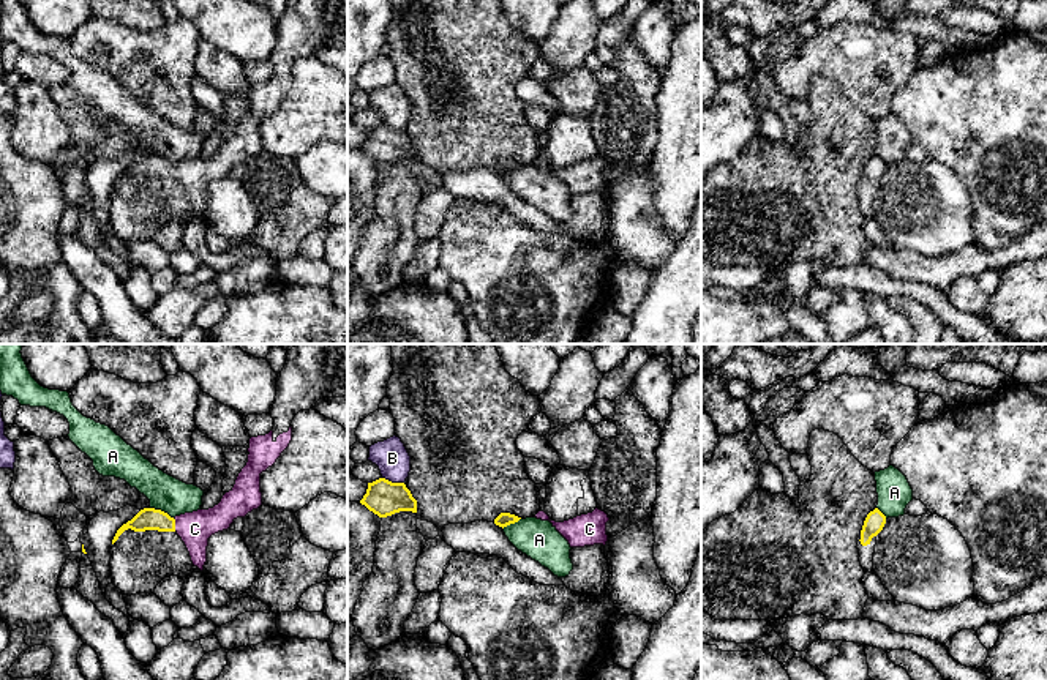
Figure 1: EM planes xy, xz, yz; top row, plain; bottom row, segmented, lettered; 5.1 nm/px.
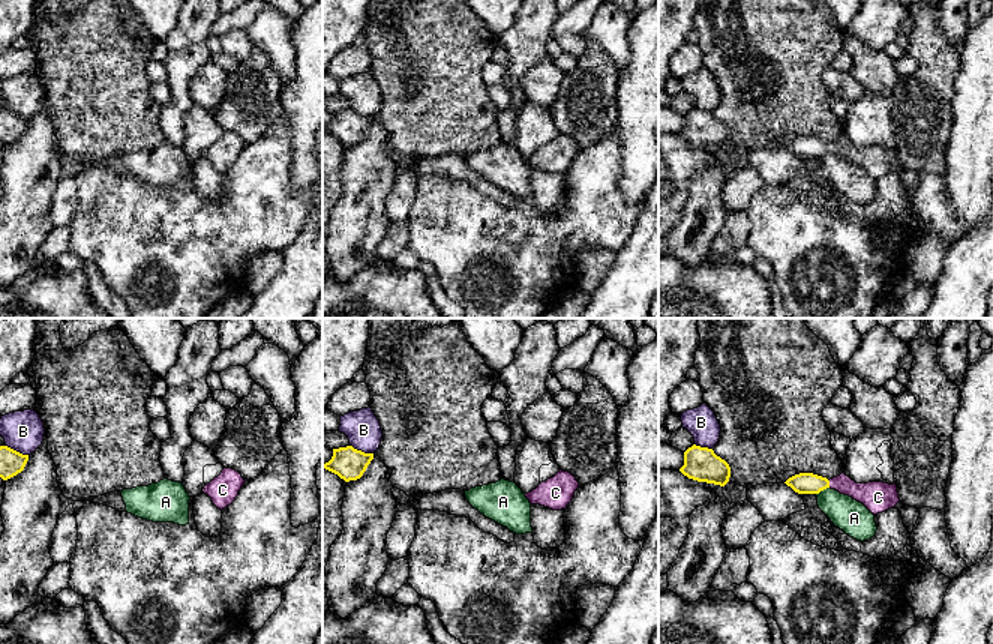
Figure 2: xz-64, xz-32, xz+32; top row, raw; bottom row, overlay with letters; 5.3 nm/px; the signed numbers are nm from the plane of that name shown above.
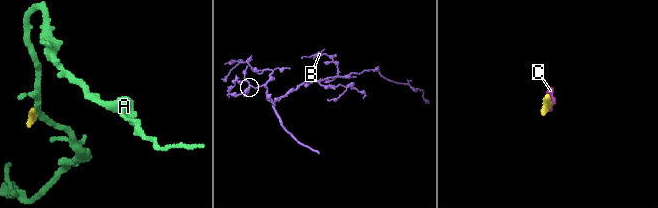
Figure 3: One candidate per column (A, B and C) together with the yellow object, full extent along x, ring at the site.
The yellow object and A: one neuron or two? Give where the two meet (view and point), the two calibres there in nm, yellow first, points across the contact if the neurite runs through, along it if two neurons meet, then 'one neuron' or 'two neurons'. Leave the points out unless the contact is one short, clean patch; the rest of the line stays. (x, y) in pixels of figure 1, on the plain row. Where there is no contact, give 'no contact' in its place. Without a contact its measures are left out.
contact xy (160, 156); calibres 110 and 180 nm; border xy (150, 153), (160, 155), (172, 164); two neurons

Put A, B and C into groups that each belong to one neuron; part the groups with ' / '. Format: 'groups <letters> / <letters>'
groups A / B / C

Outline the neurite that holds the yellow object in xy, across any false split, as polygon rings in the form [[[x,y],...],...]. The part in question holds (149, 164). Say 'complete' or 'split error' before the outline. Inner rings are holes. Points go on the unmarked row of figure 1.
split error; [[[287,0],[286,11],[276,24],[275,50],[270,55],[275,73],[268,80],[250,85],[248,109],[238,120],[234,134],[223,142],[221,148],[213,155],[197,156],[175,164],[171,164],[161,156],[144,155],[117,177],[112,191],[128,175],[134,178],[175,178],[185,189],[193,211],[202,218],[207,208],[208,185],[227,177],[237,164],[245,164],[262,151],[261,120],[272,114],[289,93],[294,63],[300,57],[314,55],[319,46],[343,43],[347,43],[347,0]]]

